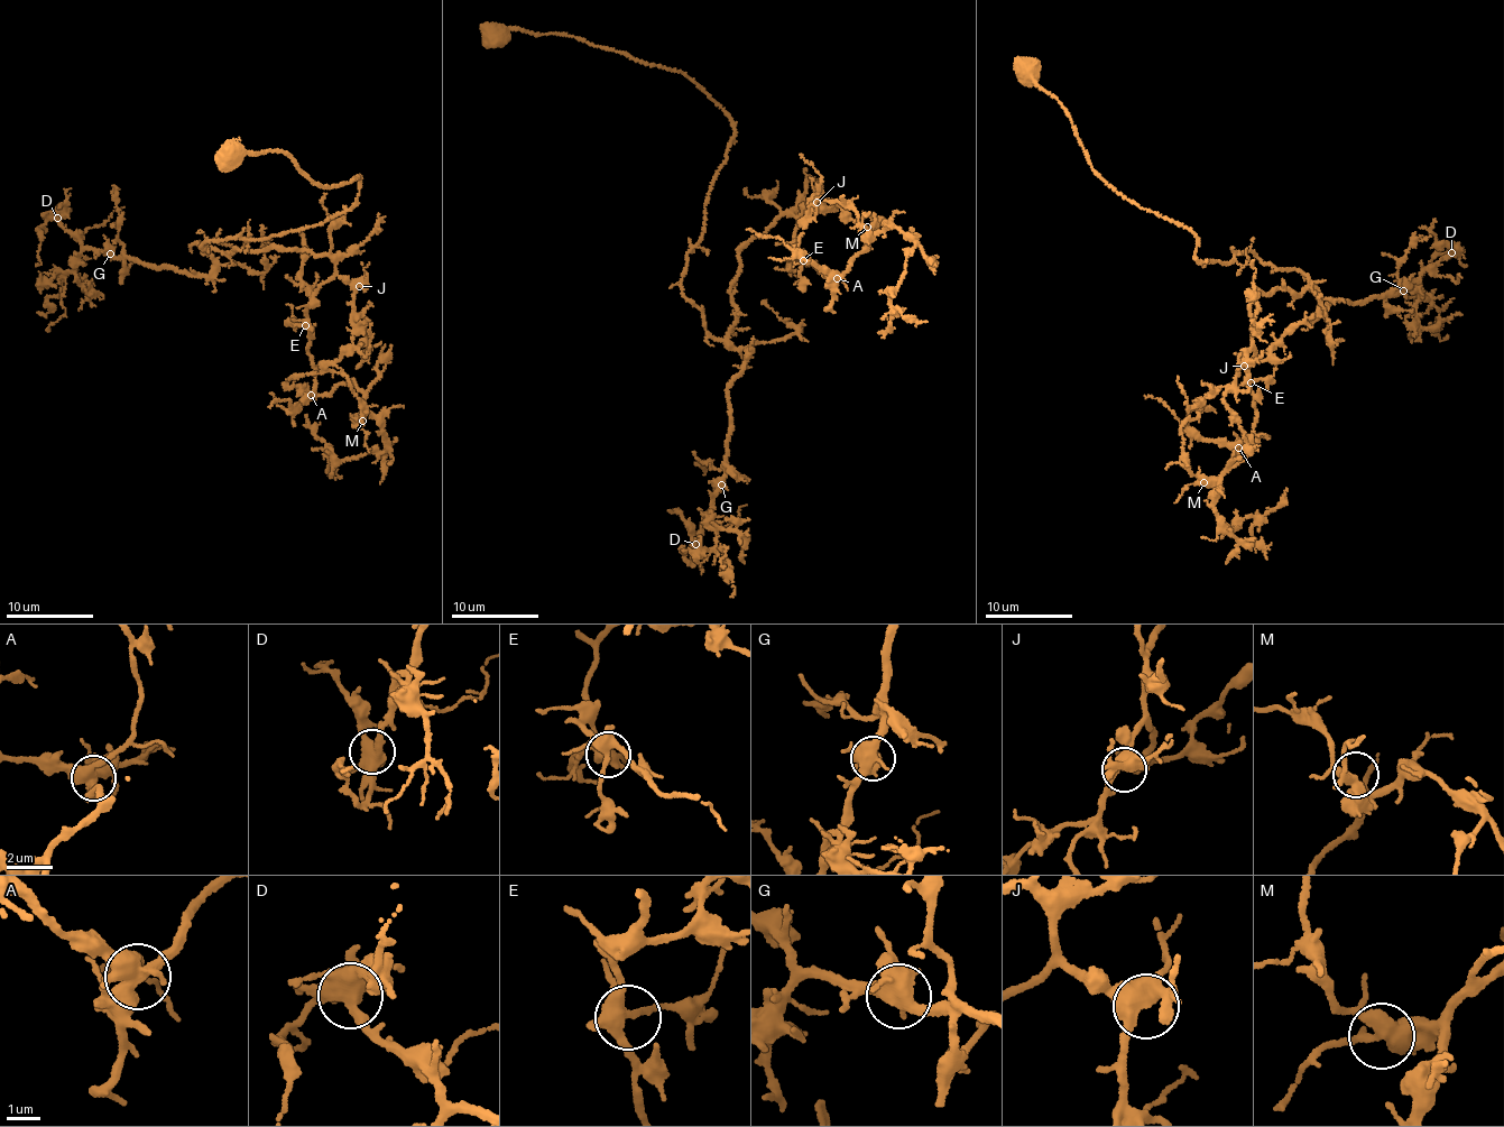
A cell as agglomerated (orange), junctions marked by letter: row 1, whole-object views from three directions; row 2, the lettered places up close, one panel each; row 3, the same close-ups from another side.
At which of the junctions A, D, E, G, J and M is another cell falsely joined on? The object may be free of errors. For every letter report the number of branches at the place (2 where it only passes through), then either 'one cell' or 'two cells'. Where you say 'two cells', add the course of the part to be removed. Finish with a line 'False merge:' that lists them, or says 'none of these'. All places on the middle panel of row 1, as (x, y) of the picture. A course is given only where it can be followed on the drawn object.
A: 7 branches meet; two cells; foreign part runs (837, 279), (848, 270), (872, 236), (896, 229), (914, 247), (889, 304), (919, 322), (928, 322)
D: 6 branches meet; one cell
E: 5 branches meet; one cell
G: 5 branches meet; one cell
J: 5 branches meet; one cell
M: 5 branches meet; one cell
False merge: A

